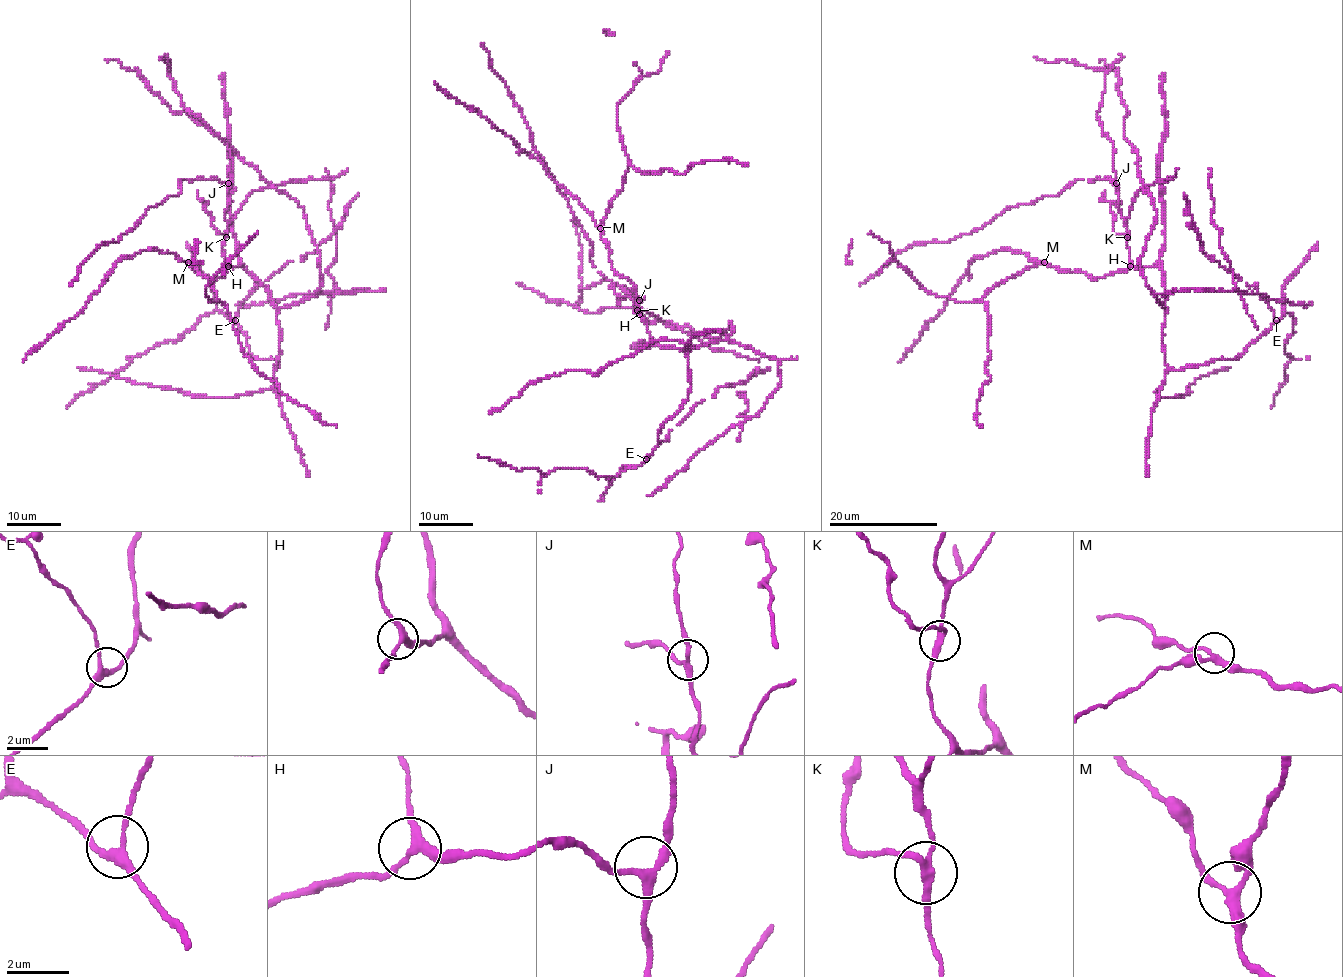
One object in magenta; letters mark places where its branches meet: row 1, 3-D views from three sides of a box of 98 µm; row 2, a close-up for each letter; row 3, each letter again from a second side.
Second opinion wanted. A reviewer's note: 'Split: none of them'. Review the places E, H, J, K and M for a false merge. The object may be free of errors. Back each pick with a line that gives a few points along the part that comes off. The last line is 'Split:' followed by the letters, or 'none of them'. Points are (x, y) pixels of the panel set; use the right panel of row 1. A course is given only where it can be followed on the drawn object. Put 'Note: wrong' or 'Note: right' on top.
Note: wrong
K: (1127, 237), (1112, 229), (1115, 215), (1104, 198), (1105, 191)
Split: K

